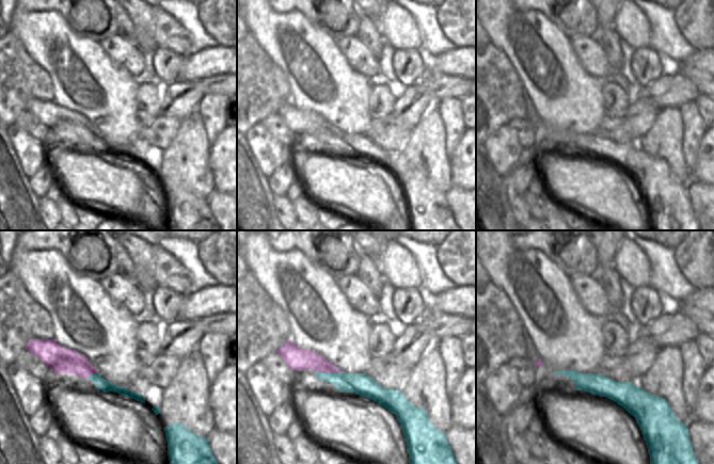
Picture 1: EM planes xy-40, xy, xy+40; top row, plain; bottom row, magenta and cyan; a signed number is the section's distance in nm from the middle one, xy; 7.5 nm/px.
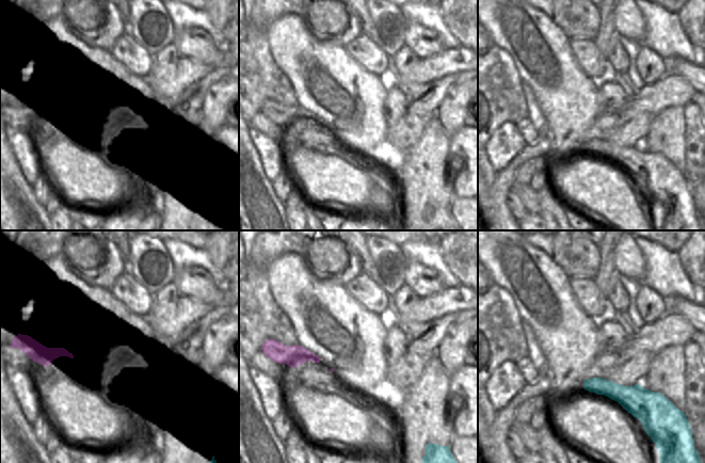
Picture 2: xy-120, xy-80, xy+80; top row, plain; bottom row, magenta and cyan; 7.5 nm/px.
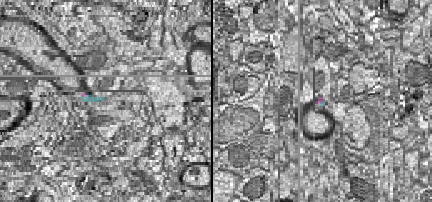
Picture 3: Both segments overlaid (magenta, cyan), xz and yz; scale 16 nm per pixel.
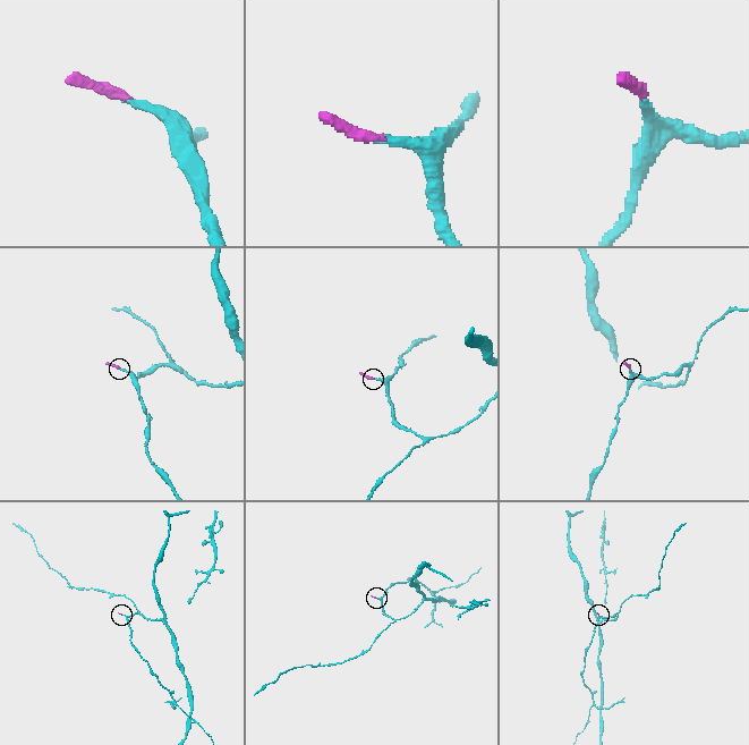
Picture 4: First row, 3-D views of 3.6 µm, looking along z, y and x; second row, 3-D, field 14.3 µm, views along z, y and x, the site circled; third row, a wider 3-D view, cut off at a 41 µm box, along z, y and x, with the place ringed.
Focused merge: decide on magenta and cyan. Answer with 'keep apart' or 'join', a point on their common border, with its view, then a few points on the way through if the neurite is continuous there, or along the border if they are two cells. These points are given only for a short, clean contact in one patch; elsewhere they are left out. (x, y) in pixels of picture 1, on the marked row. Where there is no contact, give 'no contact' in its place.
join | xy (328, 372) | across xy (298, 358), (312, 360), (328, 372), (344, 382), (359, 383)

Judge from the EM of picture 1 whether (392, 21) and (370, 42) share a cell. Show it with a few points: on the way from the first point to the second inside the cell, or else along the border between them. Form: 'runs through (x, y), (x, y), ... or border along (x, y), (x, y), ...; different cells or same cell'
border along (377, 22), (378, 30), (385, 42); different cells

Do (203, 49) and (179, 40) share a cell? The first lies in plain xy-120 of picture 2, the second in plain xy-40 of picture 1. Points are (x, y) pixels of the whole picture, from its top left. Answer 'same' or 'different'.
same

